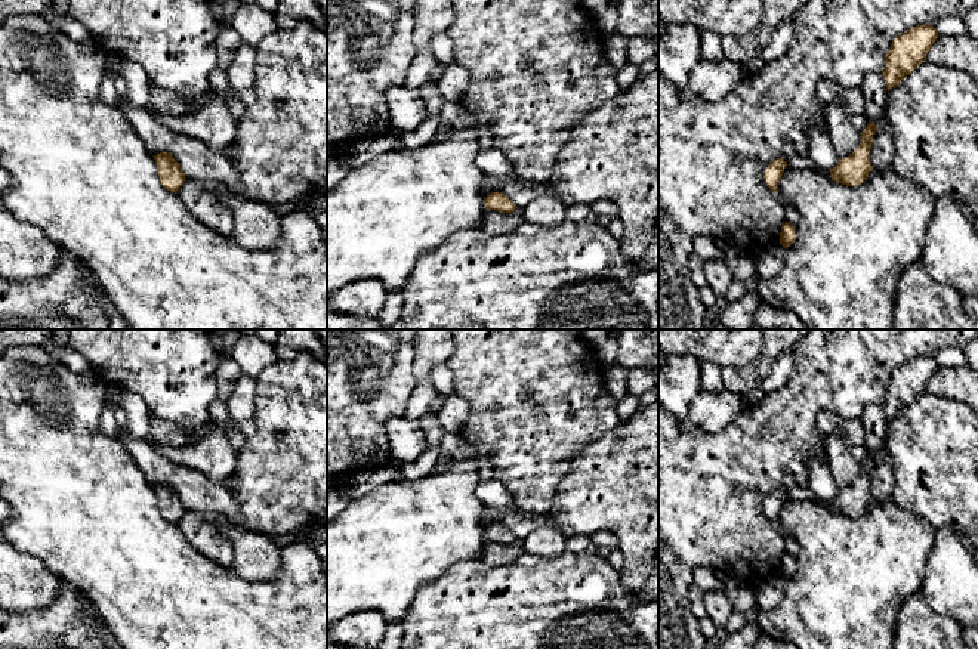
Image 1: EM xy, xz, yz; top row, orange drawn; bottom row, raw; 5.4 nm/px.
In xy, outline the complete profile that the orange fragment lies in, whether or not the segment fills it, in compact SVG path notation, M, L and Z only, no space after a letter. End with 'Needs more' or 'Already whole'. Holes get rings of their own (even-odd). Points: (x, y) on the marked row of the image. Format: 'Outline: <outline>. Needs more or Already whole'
Outline: M160 152L154 155L154 160L161 185L167 191L178 194L179 188L186 180L179 163L173 158L170 152Z. Already whole

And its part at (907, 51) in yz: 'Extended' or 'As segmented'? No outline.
As segmented

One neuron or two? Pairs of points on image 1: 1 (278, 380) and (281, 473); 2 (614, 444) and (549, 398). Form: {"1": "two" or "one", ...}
{"1": "one", "2": "two"}

